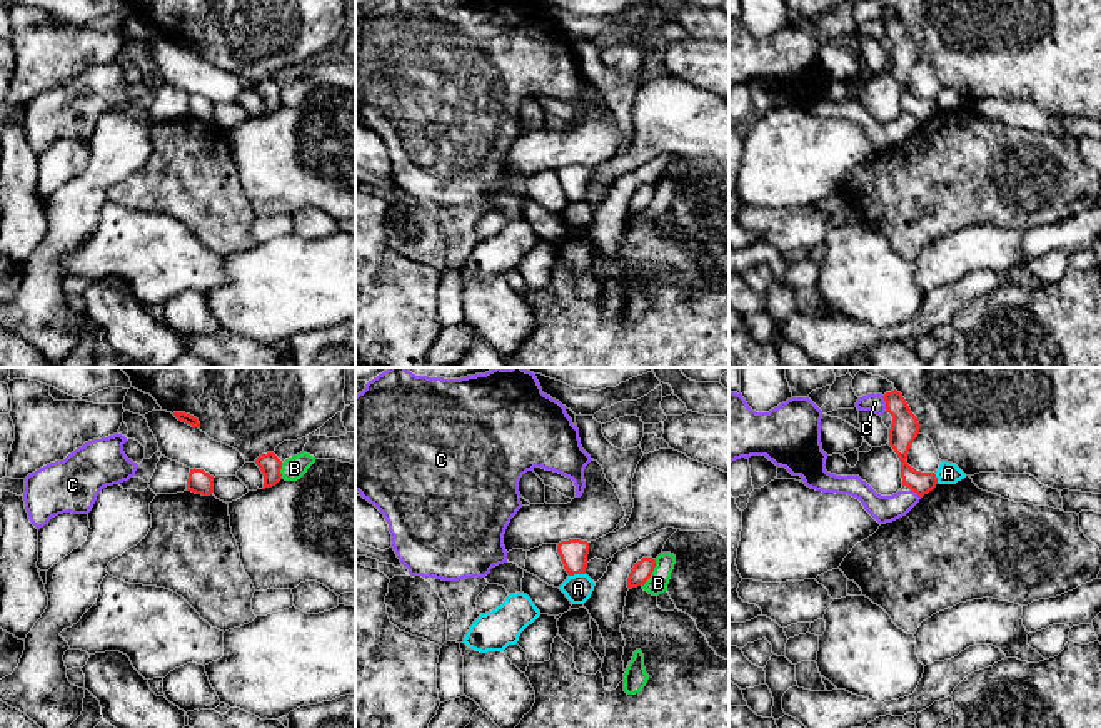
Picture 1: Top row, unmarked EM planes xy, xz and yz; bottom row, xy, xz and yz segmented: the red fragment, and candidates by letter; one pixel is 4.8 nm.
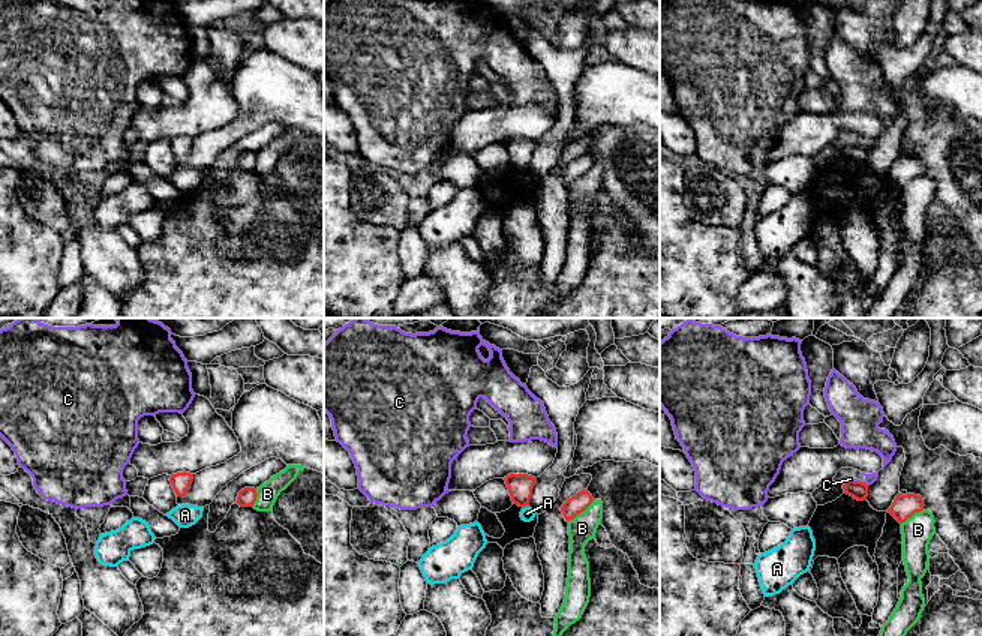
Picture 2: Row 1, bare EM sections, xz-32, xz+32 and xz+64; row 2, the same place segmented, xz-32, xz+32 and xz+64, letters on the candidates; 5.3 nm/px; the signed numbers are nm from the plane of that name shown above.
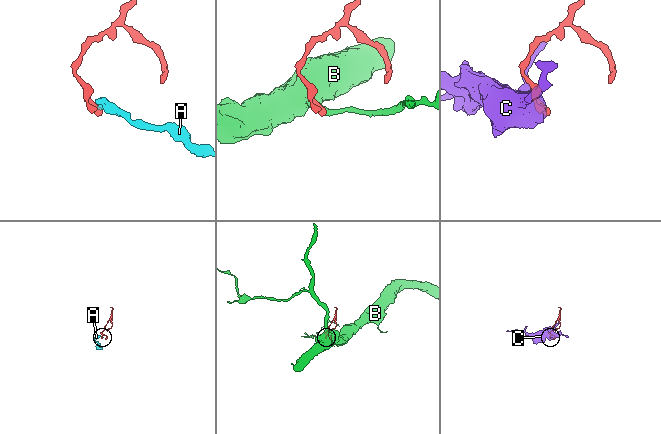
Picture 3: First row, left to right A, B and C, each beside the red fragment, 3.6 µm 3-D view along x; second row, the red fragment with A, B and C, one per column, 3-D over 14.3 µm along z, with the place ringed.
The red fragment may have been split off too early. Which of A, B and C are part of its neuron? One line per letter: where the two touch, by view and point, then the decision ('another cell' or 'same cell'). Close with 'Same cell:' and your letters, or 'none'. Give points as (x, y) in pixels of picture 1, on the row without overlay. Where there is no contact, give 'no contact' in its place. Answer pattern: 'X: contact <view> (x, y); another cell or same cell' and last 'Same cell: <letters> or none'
A: contact xz (576, 199); another cell
B: contact xz (651, 199); another cell
C: contact yz (886, 30); another cell
Same cell: none

